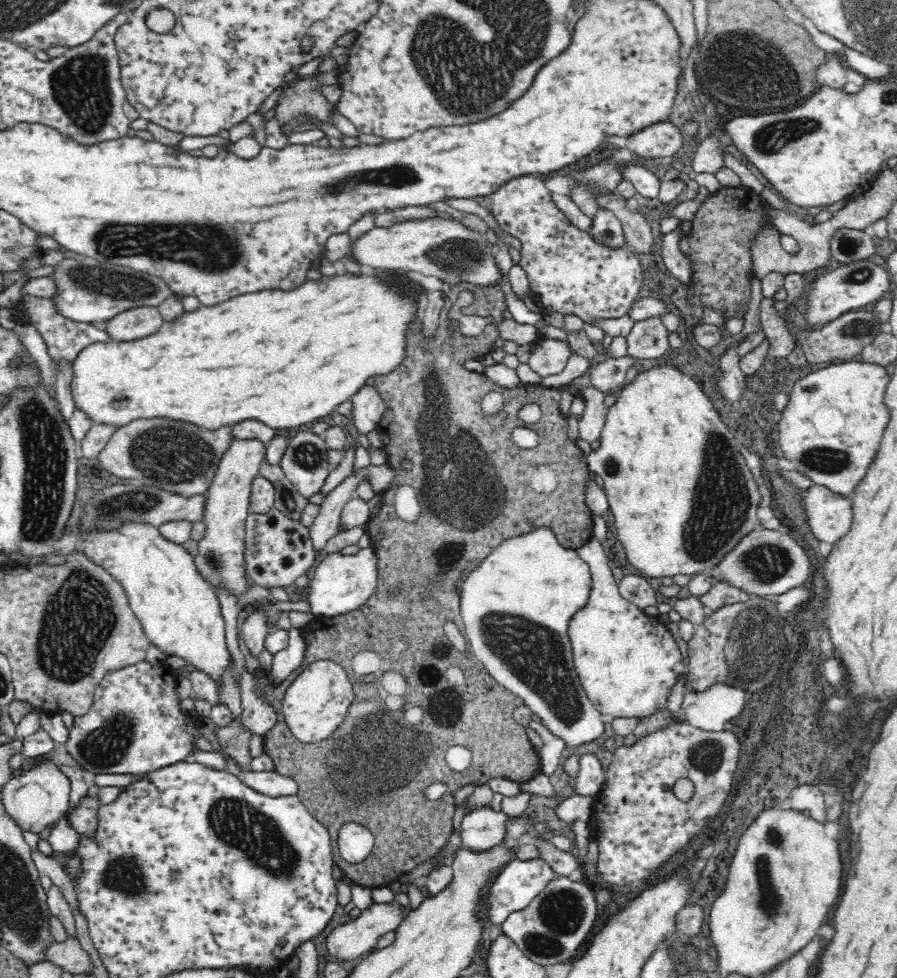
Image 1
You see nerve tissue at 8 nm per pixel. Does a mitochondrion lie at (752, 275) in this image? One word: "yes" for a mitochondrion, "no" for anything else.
no

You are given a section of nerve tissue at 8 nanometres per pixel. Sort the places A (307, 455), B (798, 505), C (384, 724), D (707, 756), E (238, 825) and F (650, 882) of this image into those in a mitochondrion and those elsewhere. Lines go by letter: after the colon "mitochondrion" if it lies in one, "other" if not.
A: mitochondrion
B: other
C: mitochondrion
D: mitochondrion
E: mitochondrion
F: other

